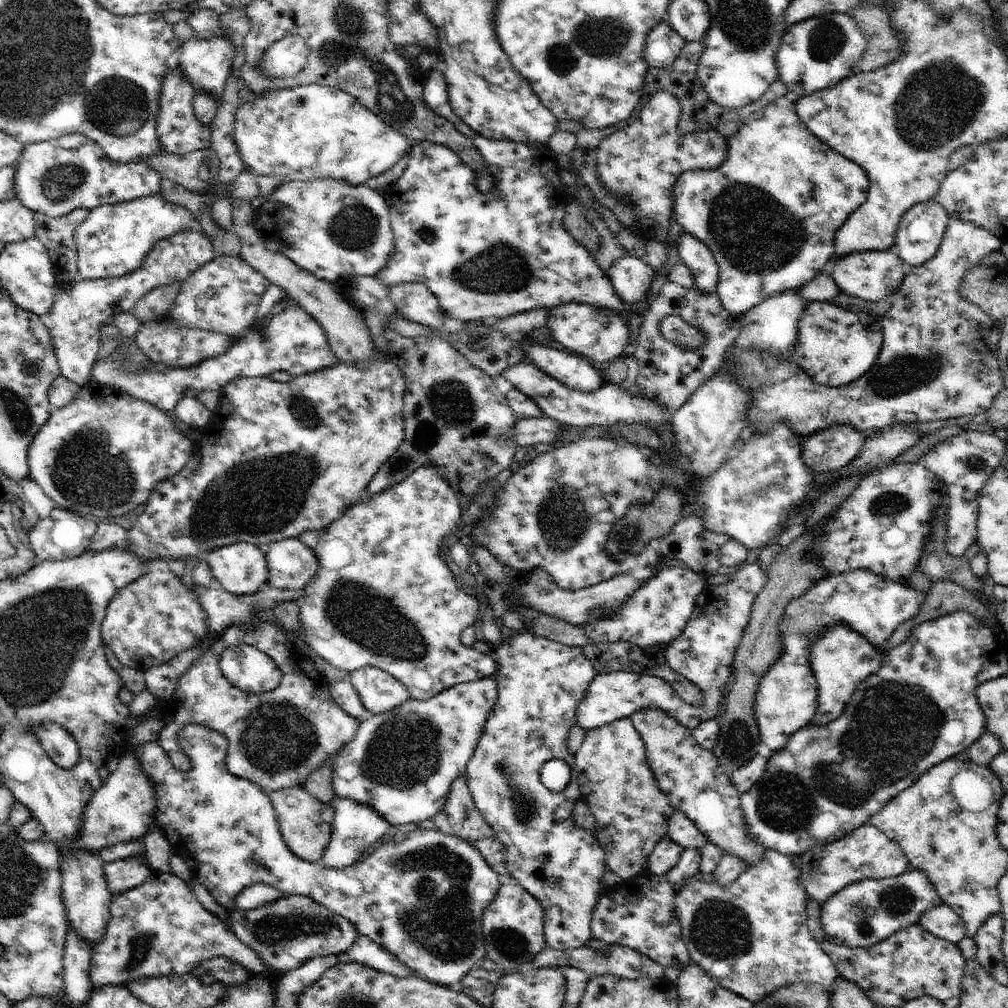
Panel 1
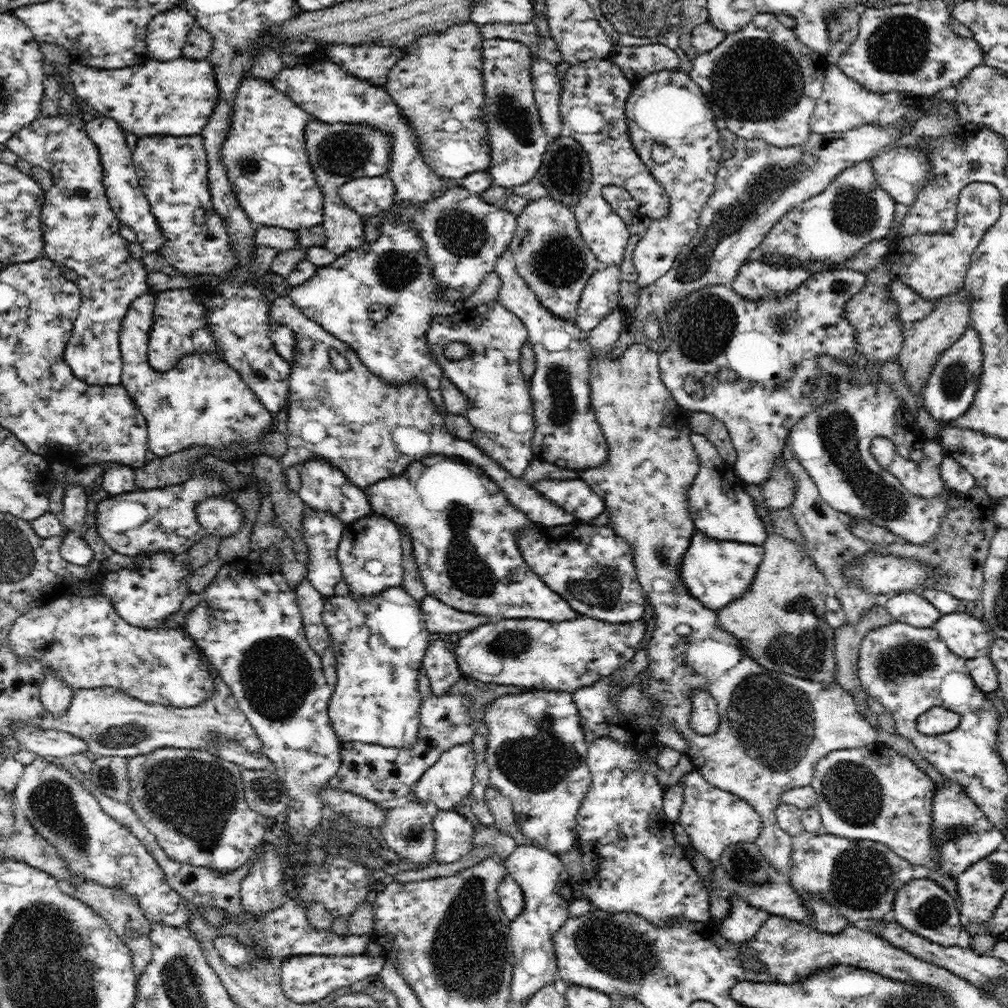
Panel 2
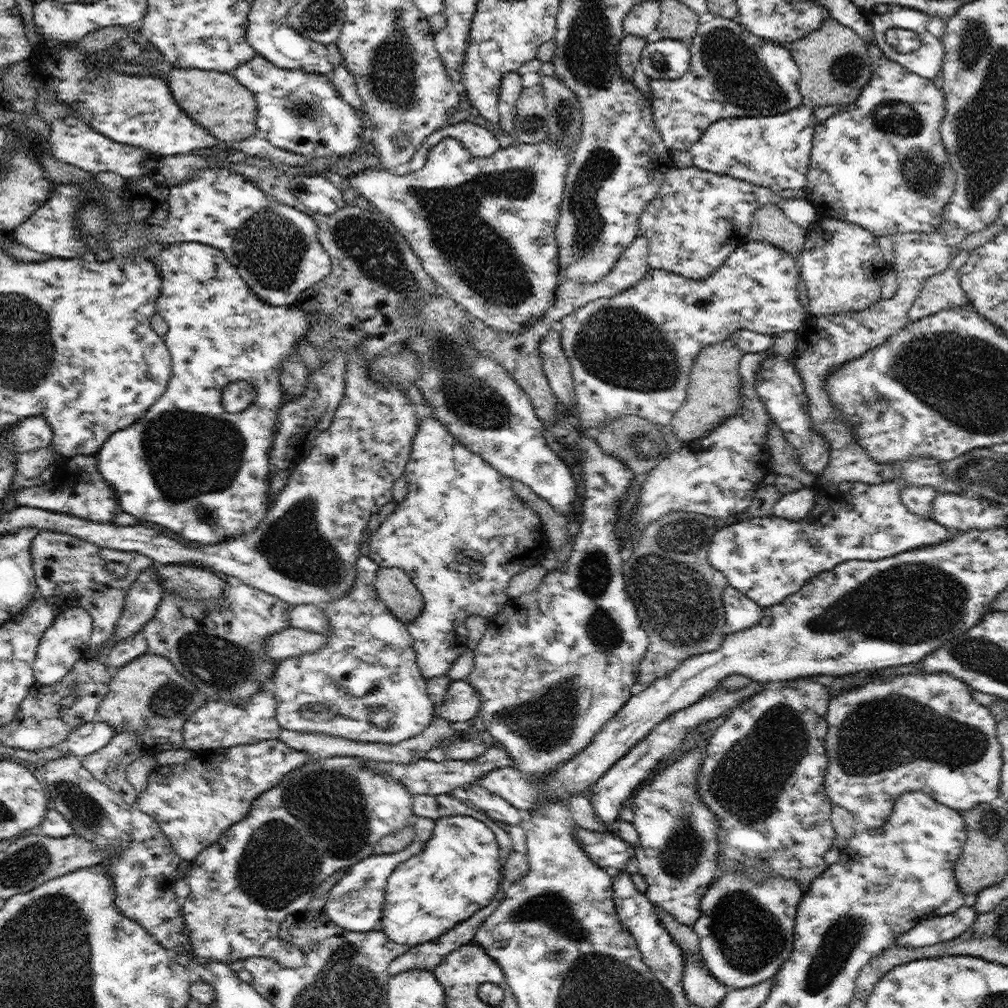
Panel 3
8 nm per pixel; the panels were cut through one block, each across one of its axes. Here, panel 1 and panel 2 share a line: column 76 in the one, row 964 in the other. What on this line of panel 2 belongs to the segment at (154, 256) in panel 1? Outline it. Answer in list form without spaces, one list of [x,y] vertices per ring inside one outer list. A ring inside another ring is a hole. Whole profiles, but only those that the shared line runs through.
[[[382,954],[370,956],[296,955],[281,960],[281,989],[298,1004],[308,1004],[330,994],[333,990],[356,984],[359,980],[378,975],[384,966]]]

